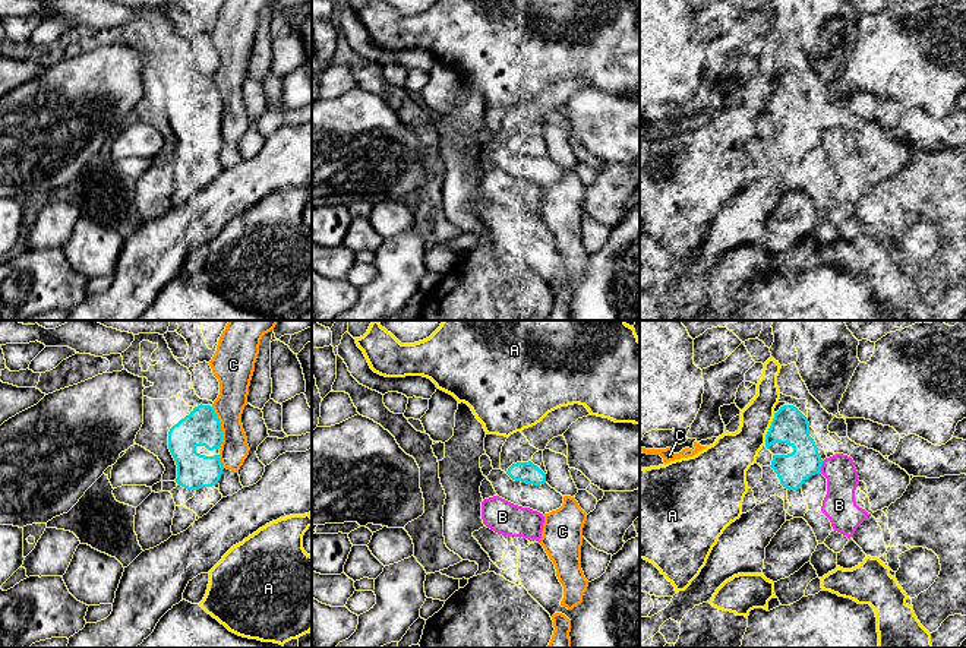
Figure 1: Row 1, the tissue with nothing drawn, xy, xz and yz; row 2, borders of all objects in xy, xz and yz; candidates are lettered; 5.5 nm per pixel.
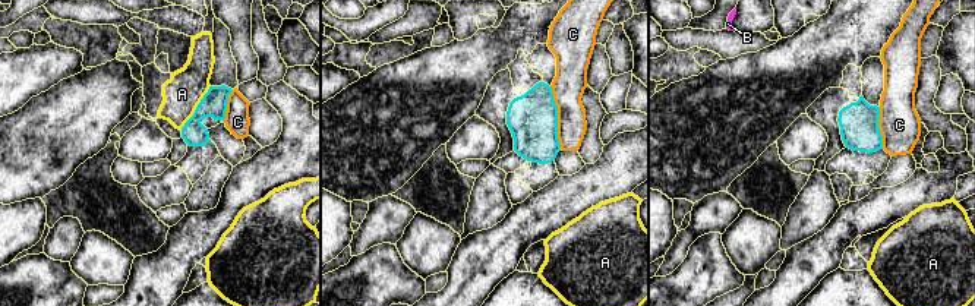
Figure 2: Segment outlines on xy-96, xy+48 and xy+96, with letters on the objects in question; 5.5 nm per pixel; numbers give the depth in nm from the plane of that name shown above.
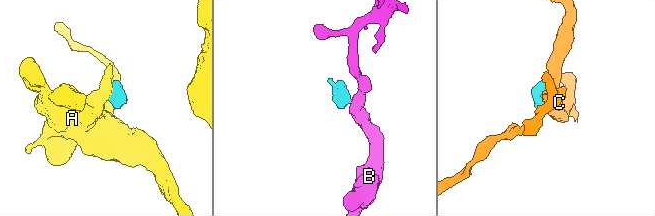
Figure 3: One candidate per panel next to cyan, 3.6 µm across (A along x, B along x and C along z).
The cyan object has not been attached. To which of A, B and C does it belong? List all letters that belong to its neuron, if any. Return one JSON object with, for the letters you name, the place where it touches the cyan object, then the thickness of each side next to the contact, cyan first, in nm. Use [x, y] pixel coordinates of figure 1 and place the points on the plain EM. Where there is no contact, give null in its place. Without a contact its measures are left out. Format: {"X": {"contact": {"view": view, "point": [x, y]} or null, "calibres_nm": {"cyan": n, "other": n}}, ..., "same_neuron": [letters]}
{"same_neuron": []}

